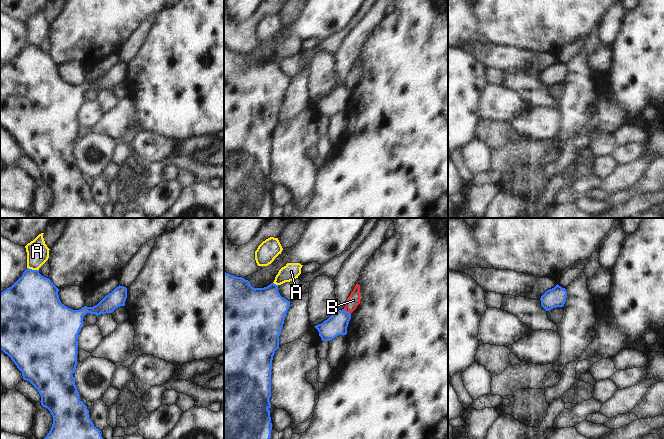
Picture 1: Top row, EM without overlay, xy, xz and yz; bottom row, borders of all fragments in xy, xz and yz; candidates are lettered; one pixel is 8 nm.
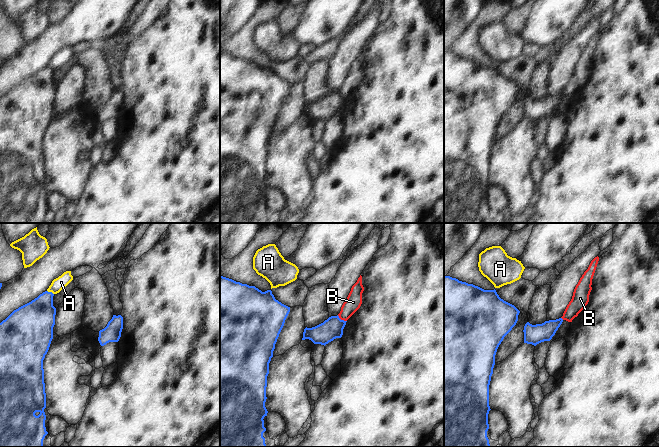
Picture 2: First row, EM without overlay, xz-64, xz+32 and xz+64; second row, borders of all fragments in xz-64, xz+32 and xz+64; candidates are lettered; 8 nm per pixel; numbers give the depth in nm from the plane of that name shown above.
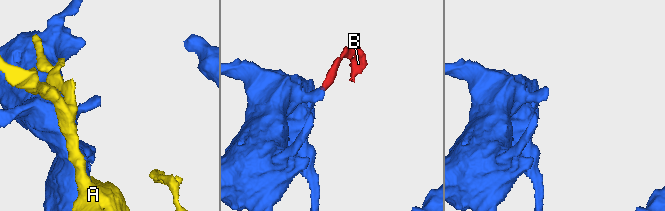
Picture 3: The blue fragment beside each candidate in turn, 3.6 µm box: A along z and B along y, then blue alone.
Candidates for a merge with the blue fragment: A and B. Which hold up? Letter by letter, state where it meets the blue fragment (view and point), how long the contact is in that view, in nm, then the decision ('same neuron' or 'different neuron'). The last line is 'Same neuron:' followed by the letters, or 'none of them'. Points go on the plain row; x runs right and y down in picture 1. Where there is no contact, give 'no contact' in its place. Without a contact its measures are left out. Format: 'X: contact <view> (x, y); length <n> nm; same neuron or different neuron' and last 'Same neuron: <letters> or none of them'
A: contact xy (33, 46); length 100 nm; different neuron
B: contact xz (347, 88); length 70 nm; different neuron
Same neuron: none of them

